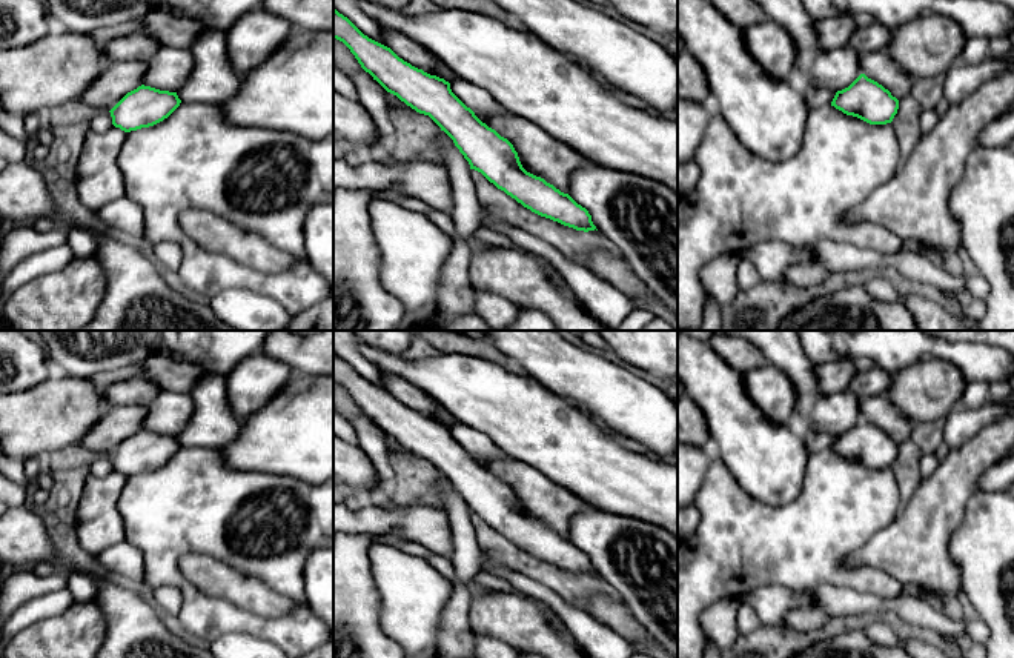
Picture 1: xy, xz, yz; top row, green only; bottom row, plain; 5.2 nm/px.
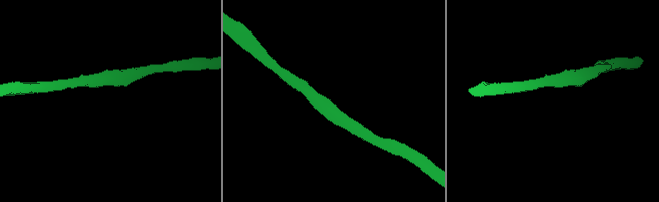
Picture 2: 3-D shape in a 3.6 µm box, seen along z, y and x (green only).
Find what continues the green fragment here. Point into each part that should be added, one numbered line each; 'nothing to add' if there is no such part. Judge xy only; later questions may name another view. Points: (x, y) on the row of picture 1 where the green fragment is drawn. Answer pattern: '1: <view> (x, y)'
1: xy (263, 180)

